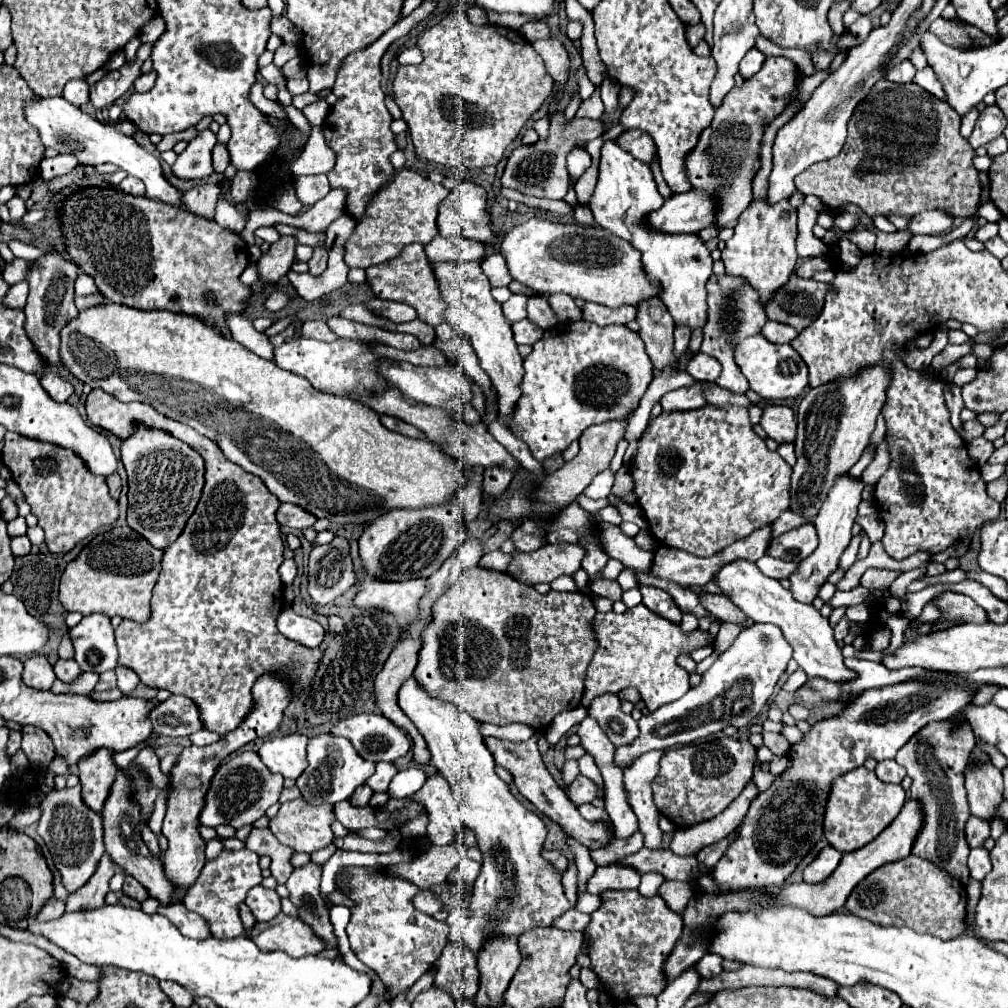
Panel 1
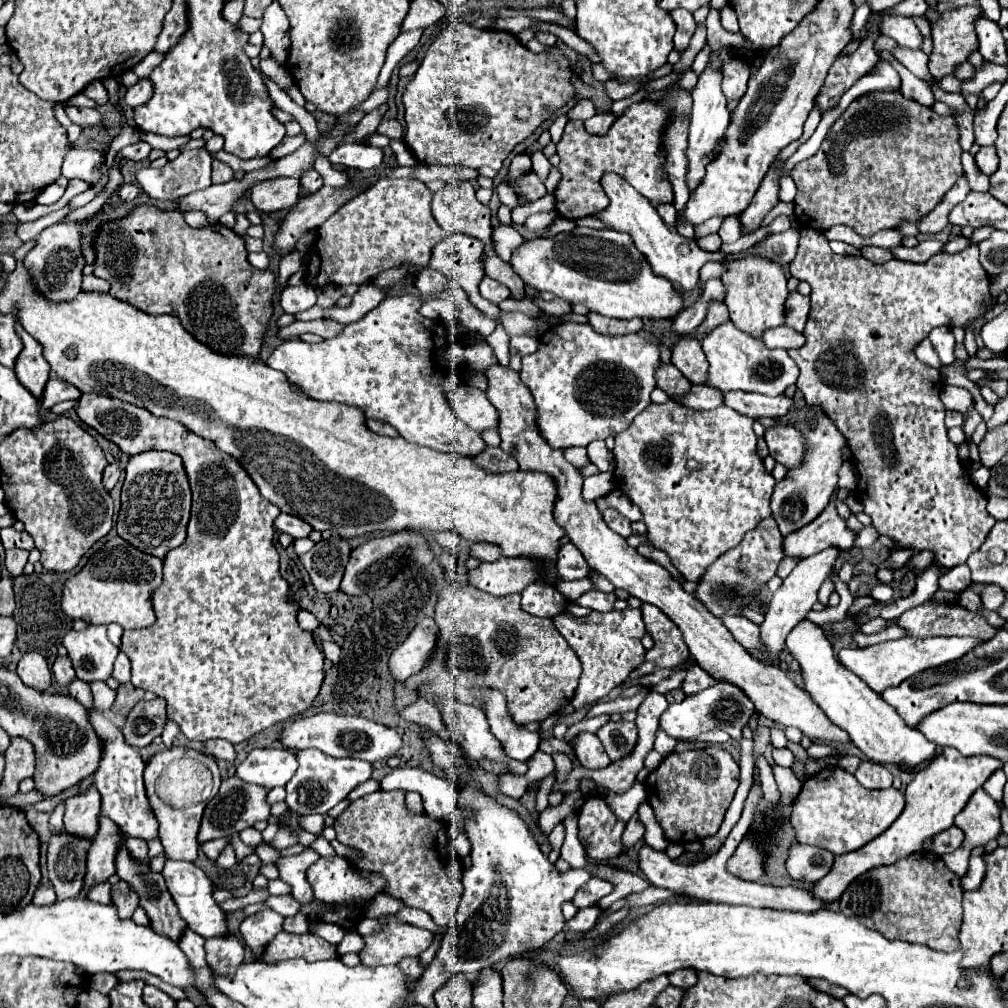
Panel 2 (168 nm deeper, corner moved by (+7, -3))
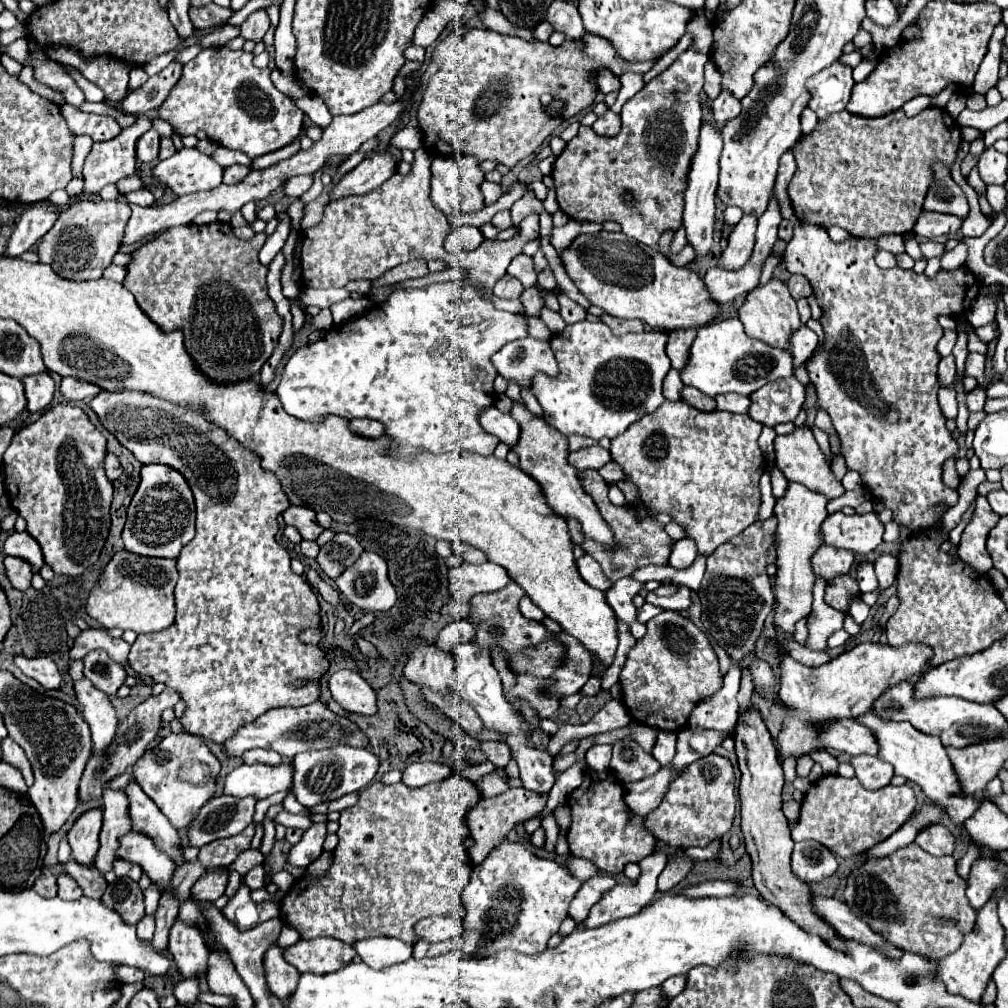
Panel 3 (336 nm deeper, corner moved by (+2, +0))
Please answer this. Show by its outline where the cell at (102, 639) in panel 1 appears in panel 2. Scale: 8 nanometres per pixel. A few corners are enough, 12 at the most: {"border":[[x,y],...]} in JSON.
{"border":[[106,626],[70,630],[62,644],[76,676],[110,678],[118,648]]}

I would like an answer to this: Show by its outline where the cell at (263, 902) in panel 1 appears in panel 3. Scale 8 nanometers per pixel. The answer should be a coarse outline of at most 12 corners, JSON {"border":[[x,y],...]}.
{"border":[[277,945],[265,955],[271,993],[287,999],[297,987],[297,971]]}

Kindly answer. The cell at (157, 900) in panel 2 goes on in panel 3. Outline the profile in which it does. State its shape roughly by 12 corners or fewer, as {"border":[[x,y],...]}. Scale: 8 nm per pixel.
{"border":[[177,919],[169,953],[179,975],[205,975],[209,949],[197,927]]}

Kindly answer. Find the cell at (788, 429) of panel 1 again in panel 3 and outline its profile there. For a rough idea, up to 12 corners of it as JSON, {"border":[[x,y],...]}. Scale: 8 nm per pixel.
{"border":[[809,427],[775,439],[775,465],[835,499],[845,493]]}

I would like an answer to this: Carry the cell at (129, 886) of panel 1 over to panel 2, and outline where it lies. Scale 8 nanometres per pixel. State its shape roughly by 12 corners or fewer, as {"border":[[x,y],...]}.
{"border":[[120,880],[112,886],[112,904],[120,918],[138,908],[138,894]]}

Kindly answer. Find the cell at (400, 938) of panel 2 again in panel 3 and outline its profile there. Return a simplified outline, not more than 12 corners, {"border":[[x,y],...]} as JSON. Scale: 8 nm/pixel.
{"border":[[427,917],[415,931],[423,941],[437,943],[461,935],[463,921]]}

